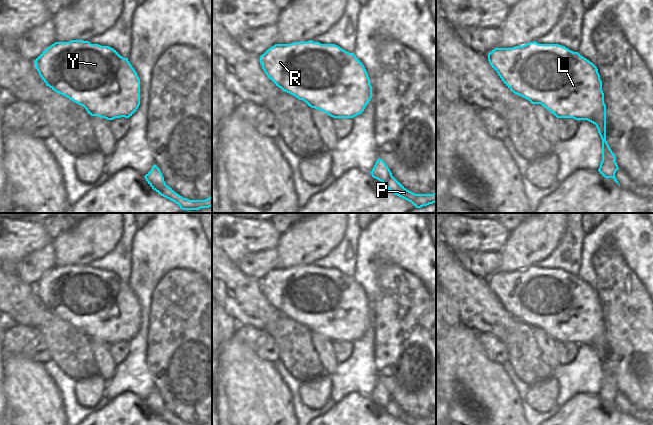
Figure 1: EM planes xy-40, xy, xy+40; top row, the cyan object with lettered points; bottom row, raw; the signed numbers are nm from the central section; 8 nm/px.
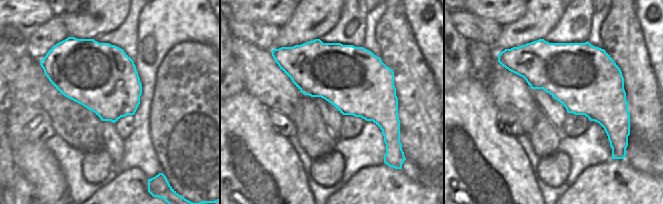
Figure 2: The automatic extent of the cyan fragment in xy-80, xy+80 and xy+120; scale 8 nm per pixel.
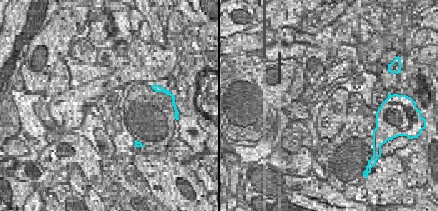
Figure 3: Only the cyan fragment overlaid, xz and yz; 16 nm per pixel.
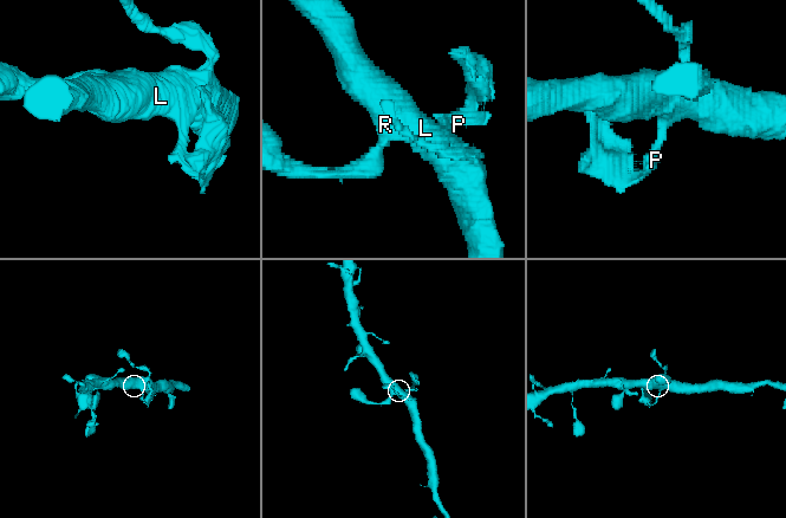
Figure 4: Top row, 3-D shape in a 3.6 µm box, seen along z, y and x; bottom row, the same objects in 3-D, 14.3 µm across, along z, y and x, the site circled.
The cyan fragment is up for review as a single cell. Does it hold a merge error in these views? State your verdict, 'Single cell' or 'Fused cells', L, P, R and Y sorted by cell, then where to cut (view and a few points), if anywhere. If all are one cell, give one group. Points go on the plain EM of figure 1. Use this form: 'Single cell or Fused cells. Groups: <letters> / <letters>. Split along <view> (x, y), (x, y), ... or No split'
Fused cells. Groups: L R Y / P. Split along xy+40 (602, 383), (614, 385)

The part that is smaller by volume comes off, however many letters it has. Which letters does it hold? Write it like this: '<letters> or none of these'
P

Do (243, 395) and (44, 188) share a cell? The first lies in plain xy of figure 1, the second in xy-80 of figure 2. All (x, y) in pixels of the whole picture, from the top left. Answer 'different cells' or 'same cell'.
same cell

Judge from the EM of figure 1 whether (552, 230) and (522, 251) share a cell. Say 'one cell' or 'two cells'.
one cell

